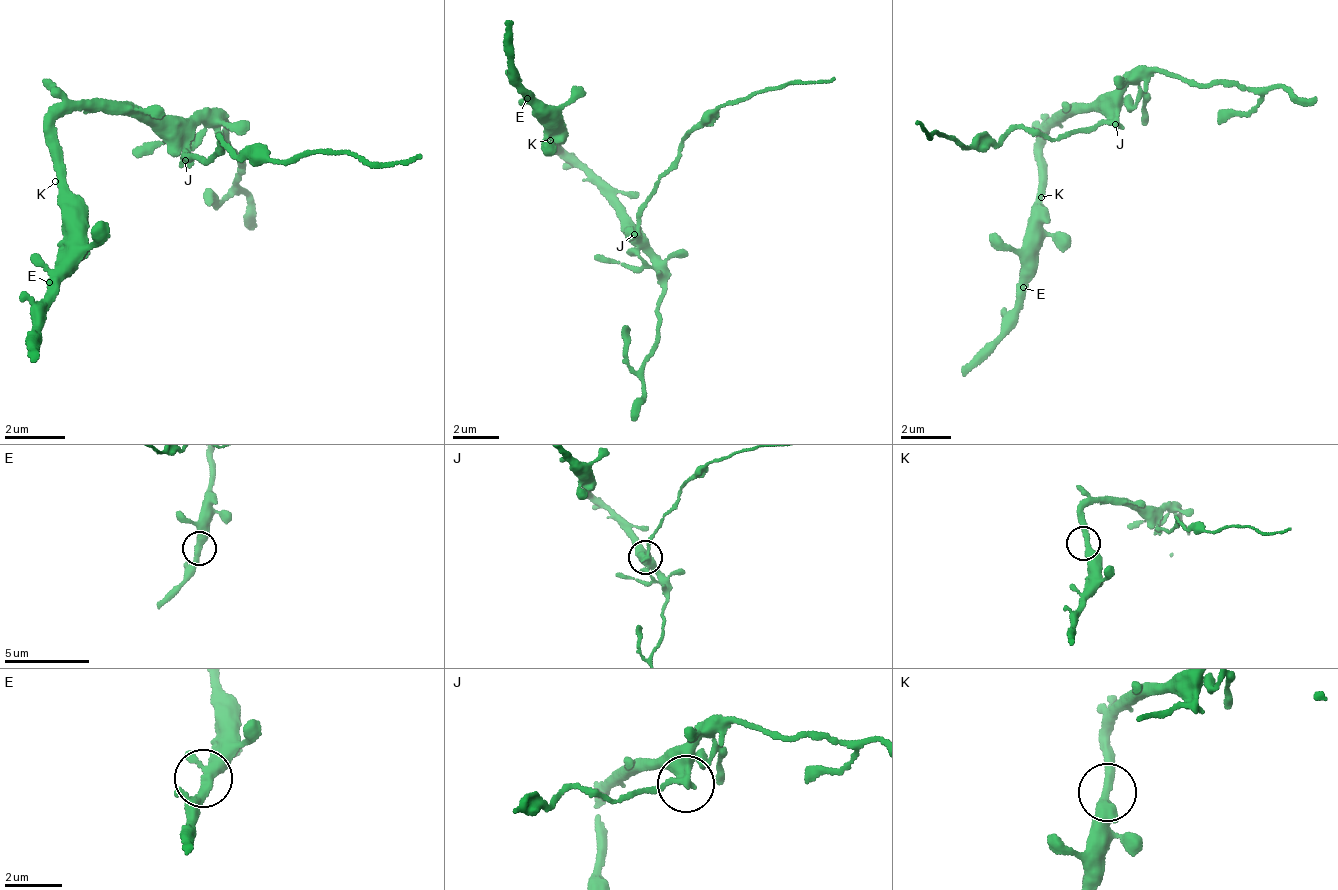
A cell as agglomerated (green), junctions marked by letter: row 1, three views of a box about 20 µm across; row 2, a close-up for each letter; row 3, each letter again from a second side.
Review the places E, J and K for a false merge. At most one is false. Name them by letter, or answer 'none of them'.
J

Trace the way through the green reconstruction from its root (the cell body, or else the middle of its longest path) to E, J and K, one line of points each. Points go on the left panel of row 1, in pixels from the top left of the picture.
E: (158, 120), (83, 107), (55, 124), (55, 202), (63, 209), (63, 266), (58, 276), (49, 282)
J: (158, 120), (164, 141), (182, 158)
K: (158, 120), (83, 107), (55, 124), (55, 181)

